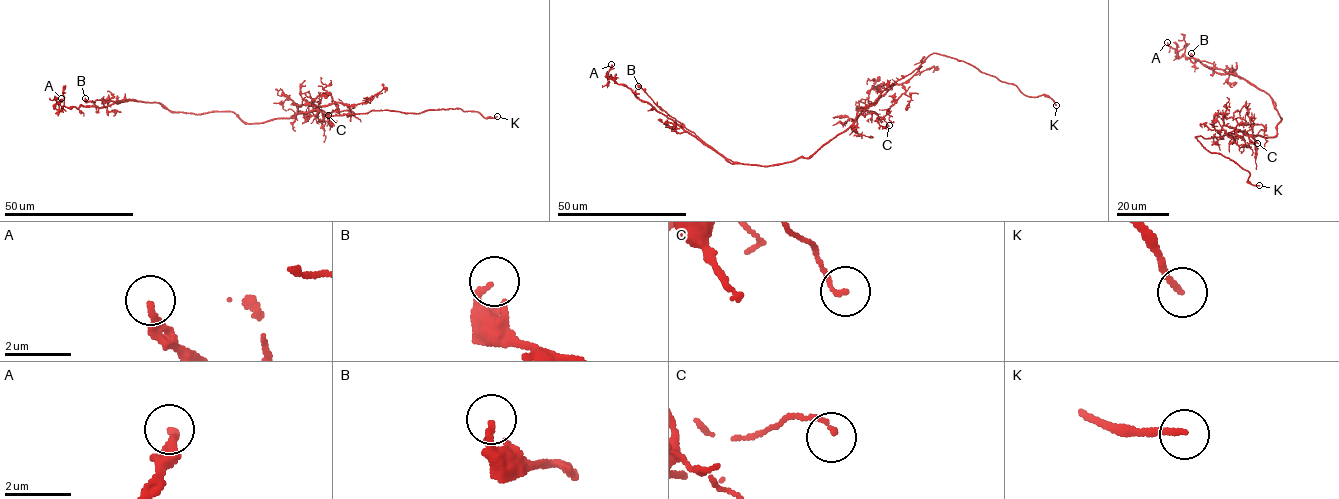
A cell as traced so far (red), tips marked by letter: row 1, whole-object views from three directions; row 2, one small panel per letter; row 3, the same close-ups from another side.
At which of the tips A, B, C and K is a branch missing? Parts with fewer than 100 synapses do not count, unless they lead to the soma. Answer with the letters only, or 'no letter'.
K

